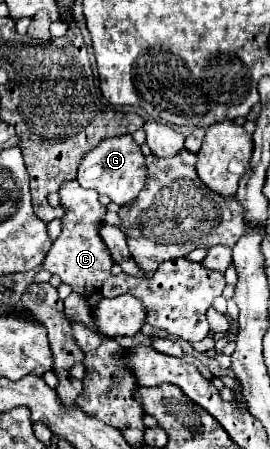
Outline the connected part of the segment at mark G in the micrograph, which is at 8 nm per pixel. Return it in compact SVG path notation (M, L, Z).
M132 134L102 140L92 152L86 154L78 168L78 182L82 188L94 188L120 206L130 204L140 194L140 190L144 188L144 180L146 160L144 154L140 152L140 146L134 142Z

